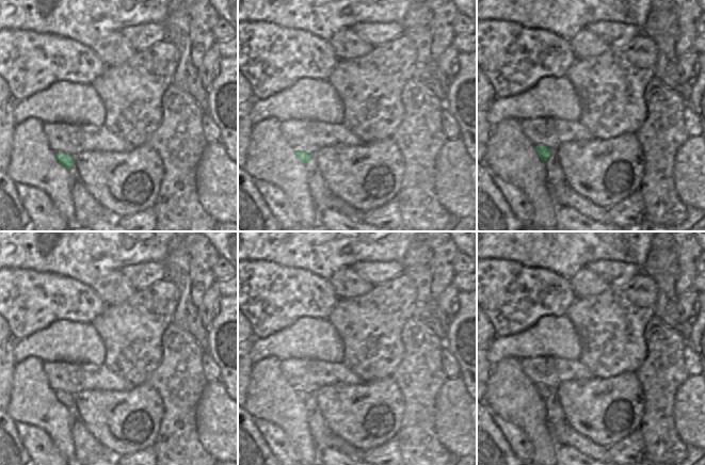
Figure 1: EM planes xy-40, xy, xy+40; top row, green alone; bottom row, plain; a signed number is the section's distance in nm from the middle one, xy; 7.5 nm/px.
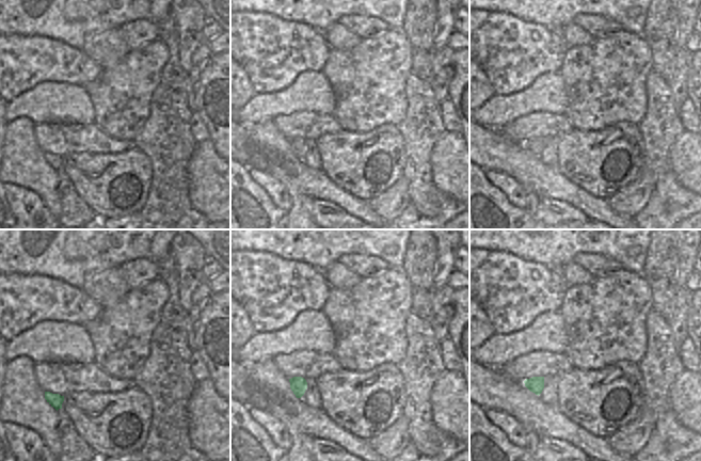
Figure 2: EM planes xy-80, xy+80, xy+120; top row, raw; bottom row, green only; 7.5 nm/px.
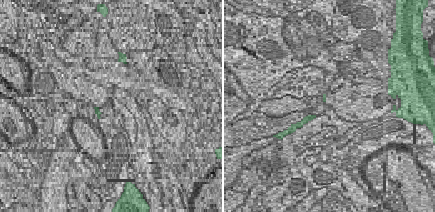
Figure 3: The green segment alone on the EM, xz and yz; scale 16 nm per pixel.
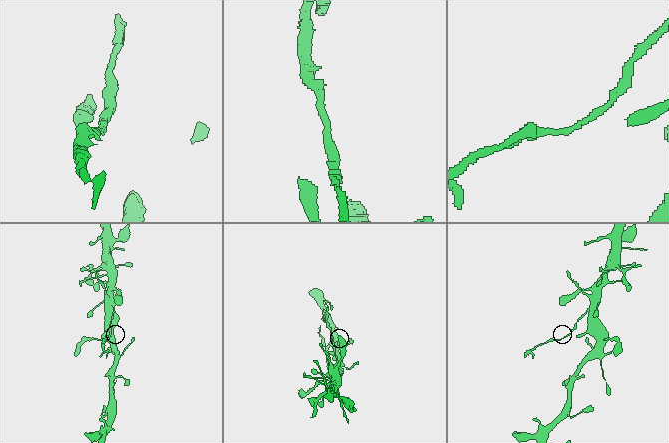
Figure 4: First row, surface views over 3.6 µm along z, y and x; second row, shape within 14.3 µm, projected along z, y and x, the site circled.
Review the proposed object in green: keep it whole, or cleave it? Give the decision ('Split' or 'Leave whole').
Split

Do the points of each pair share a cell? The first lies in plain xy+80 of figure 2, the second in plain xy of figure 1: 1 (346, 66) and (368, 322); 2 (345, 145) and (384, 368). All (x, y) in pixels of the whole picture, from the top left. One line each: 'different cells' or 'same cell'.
1: same cell
2: different cells

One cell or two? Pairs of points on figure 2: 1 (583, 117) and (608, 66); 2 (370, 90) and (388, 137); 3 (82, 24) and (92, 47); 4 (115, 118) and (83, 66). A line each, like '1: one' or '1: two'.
1: one
2: two
3: two
4: two

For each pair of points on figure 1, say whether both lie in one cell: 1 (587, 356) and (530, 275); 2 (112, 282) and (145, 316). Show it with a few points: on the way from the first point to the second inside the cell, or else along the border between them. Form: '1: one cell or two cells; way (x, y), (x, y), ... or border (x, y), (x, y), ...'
1: two cells; border (575, 298), (565, 314)
2: two cells; border (135, 291), (121, 303), (106, 306)

